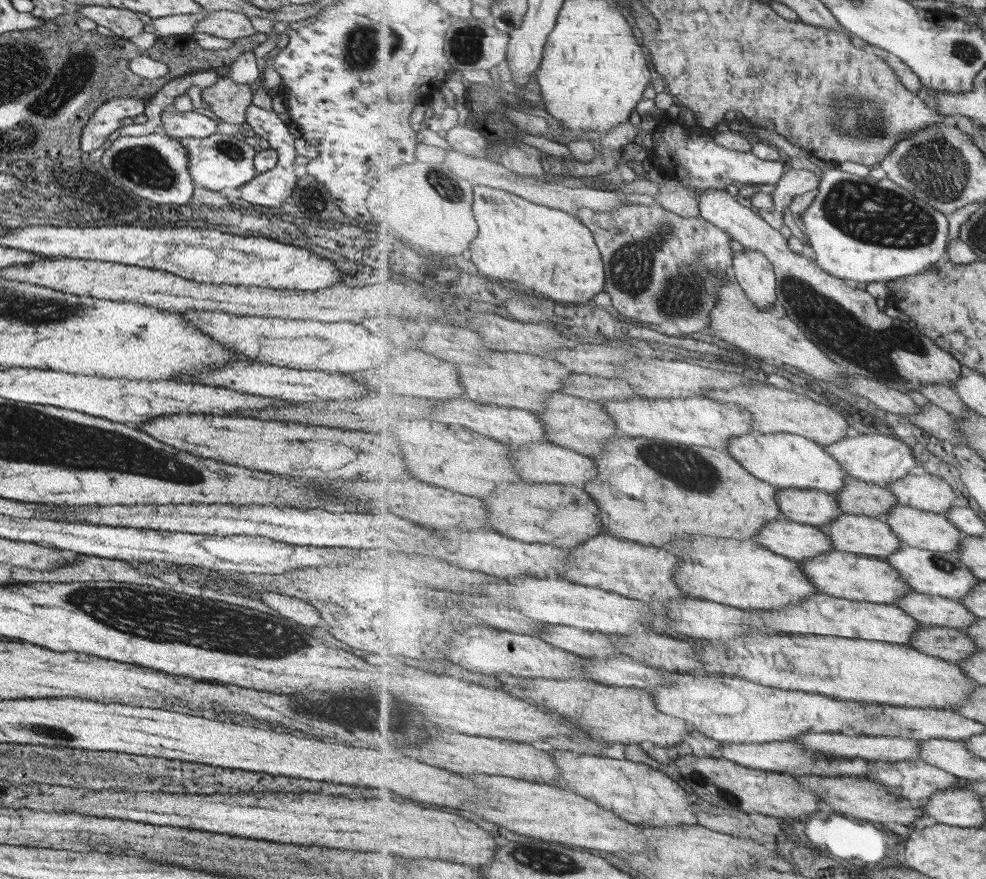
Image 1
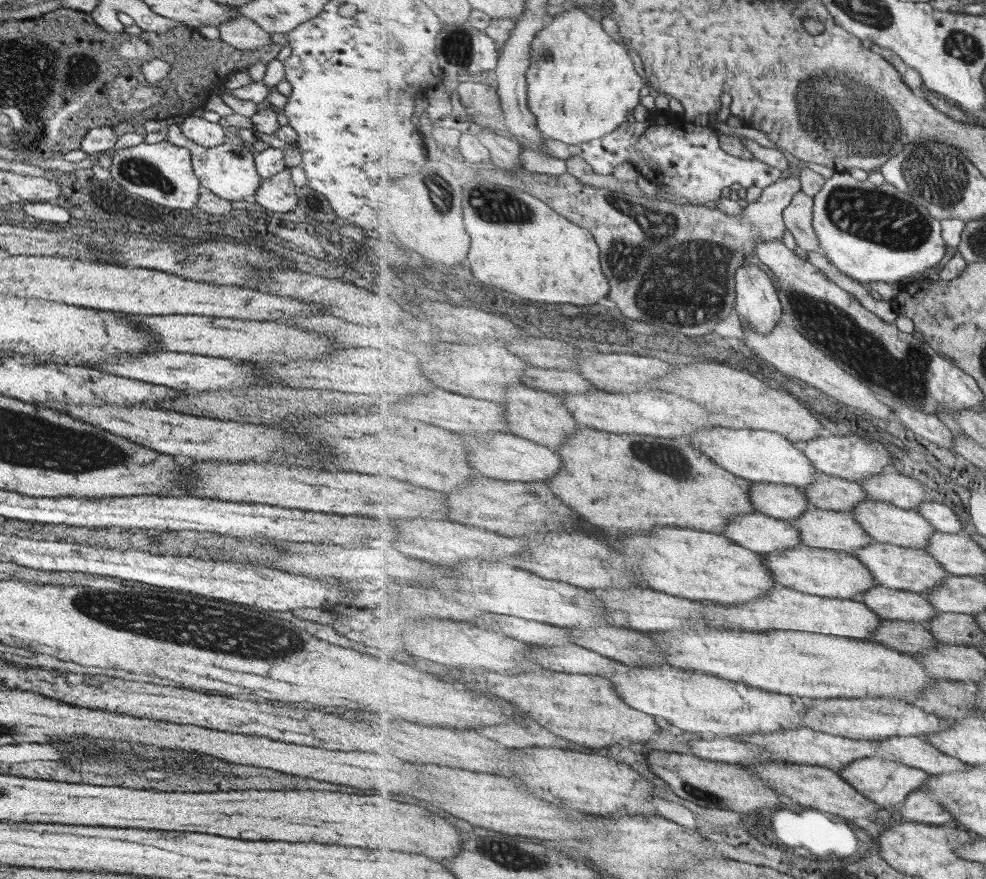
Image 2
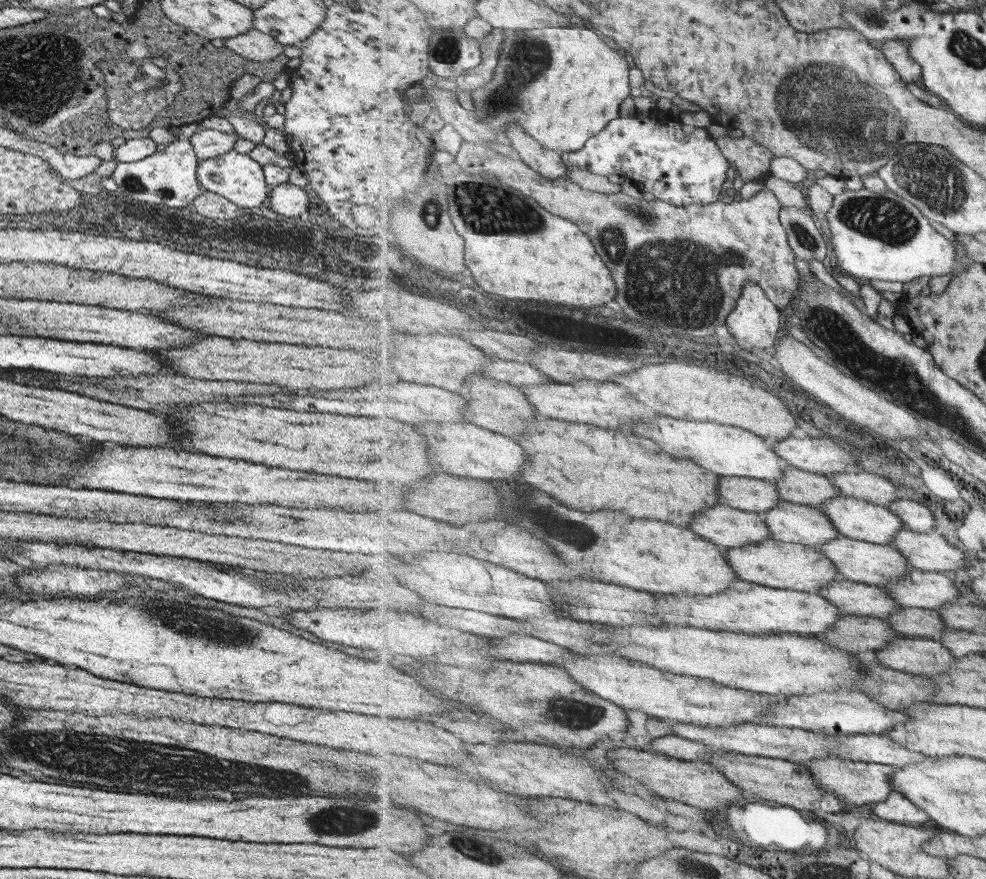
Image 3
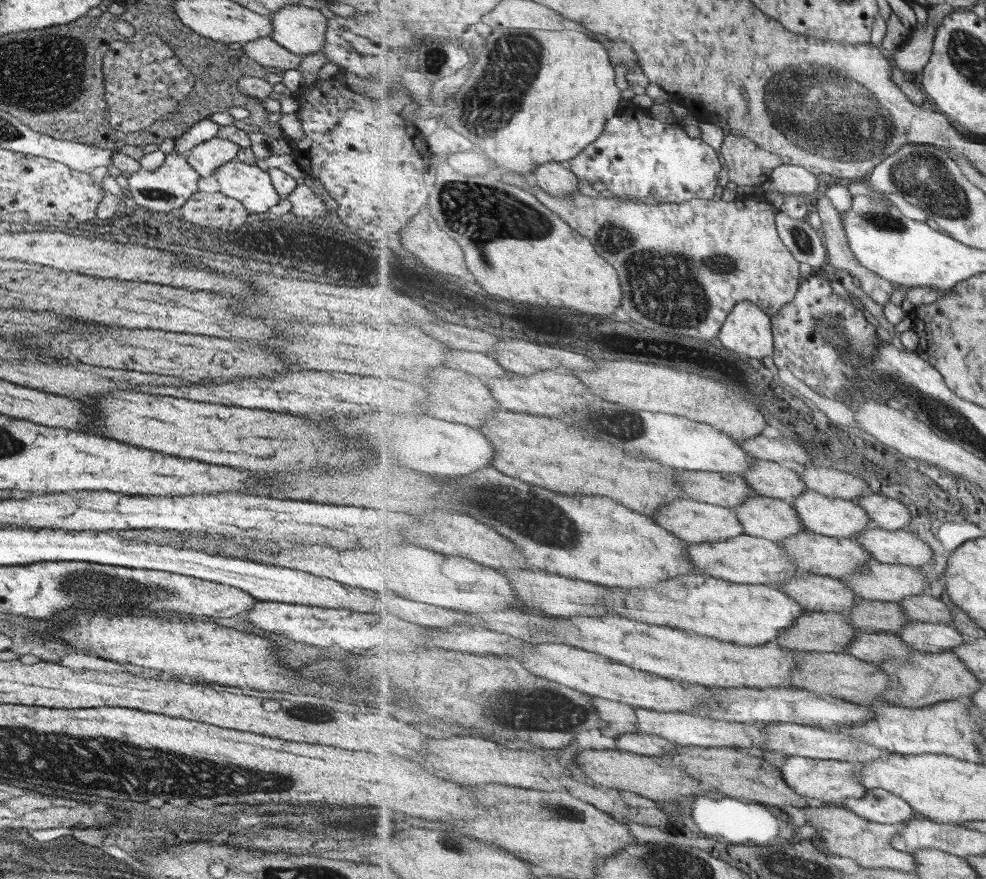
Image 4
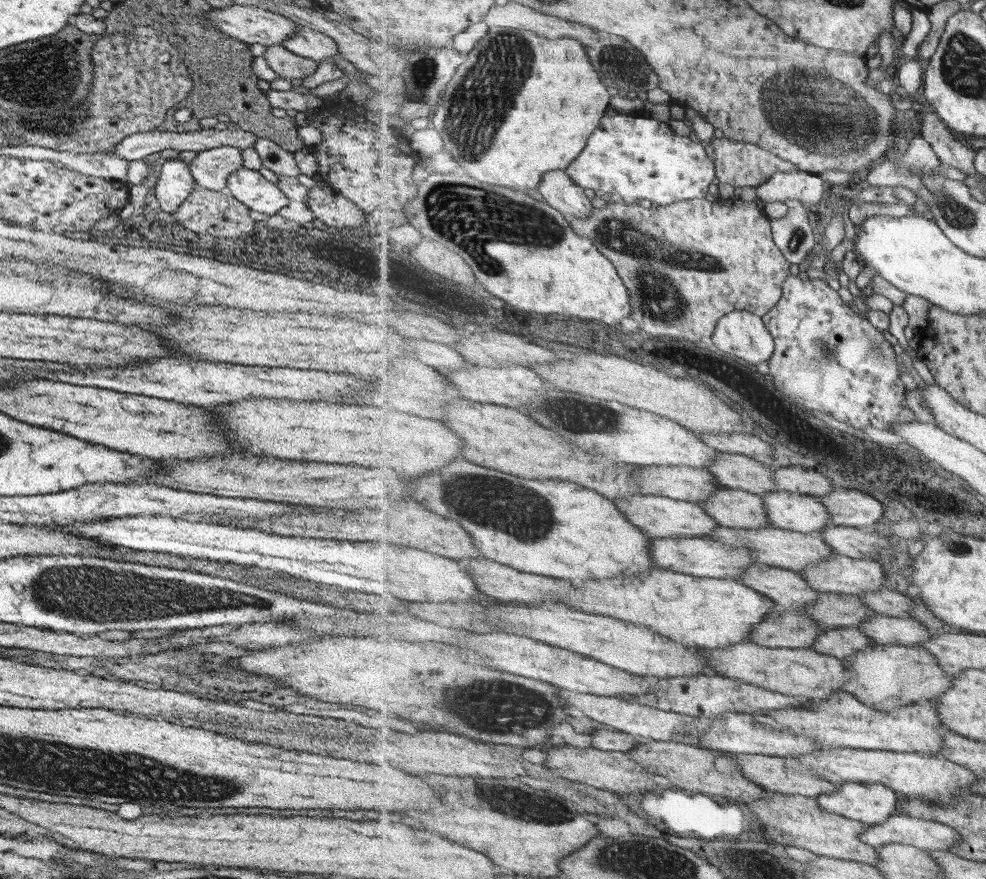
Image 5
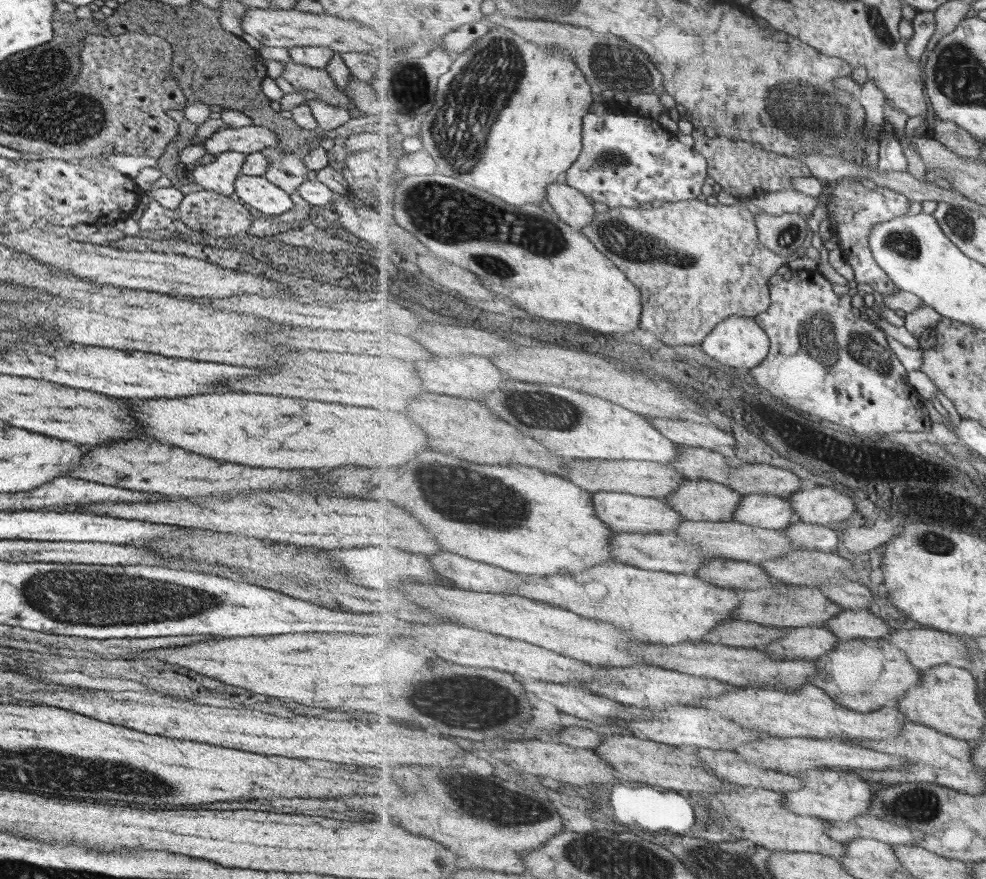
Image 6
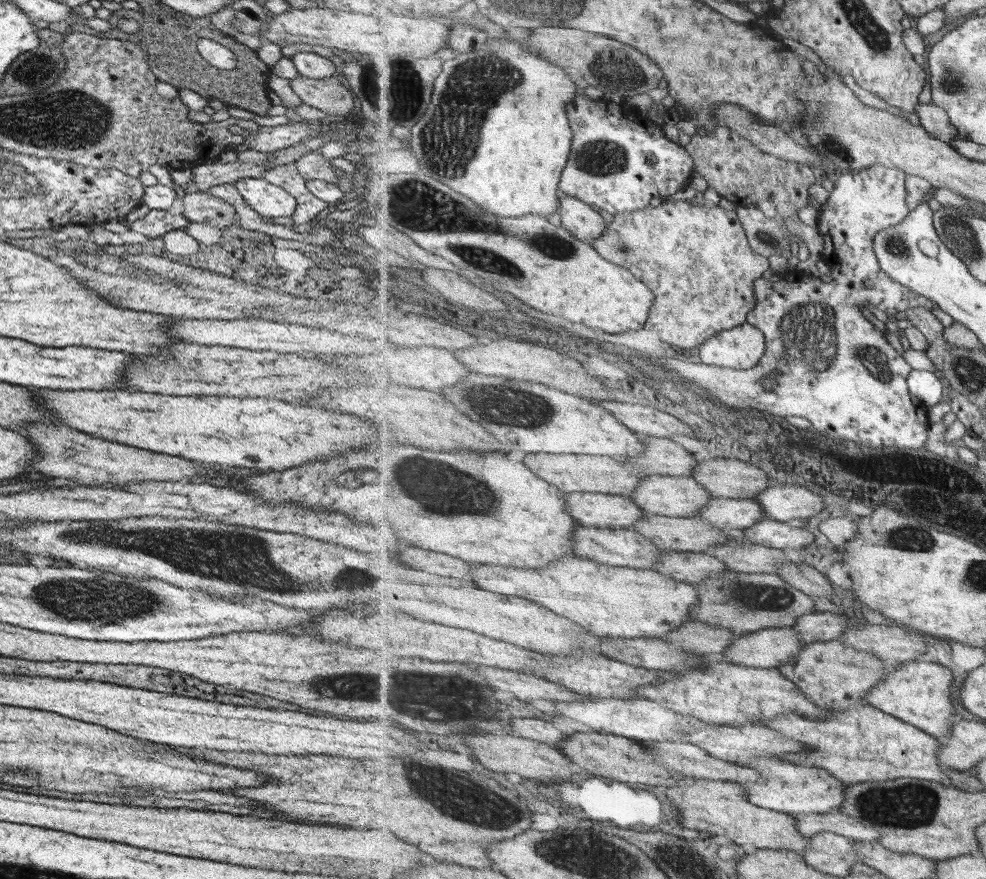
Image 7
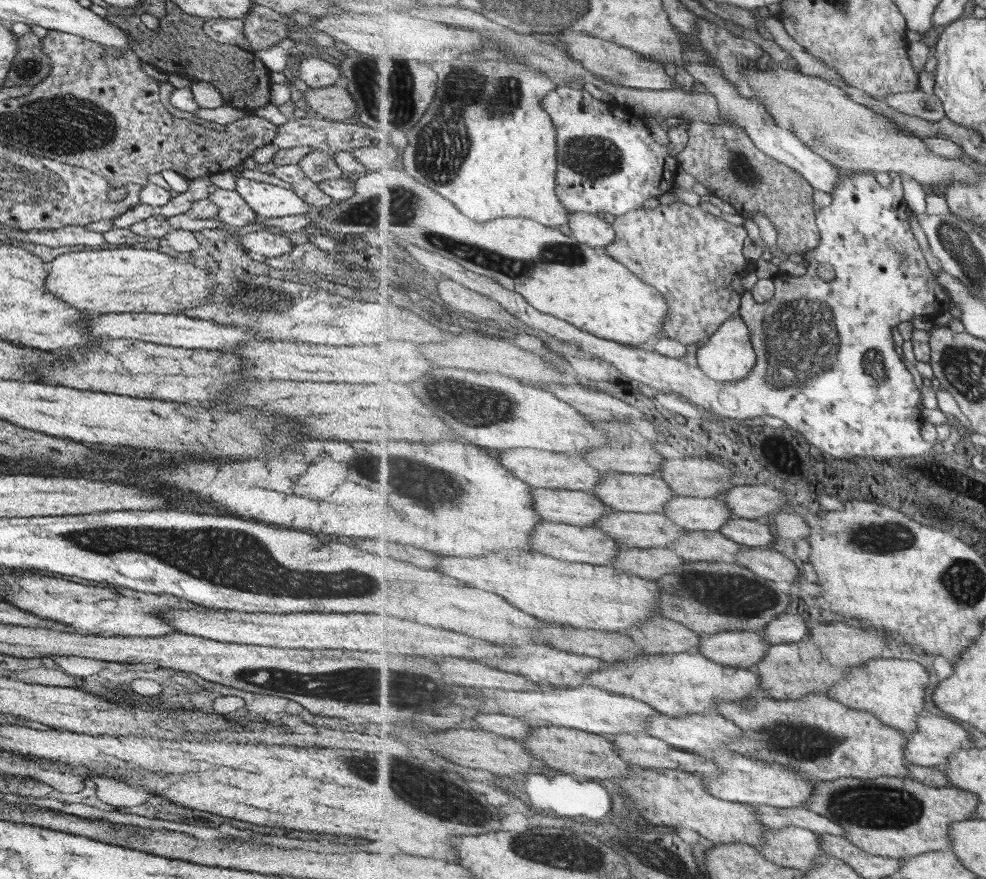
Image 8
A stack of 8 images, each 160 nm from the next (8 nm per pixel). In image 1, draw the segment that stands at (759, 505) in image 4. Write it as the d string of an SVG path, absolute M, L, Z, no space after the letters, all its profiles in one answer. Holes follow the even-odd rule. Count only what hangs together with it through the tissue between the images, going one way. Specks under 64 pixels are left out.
M845 512L821 530L834 540L834 548L843 552L885 558L905 546L891 525L878 517Z

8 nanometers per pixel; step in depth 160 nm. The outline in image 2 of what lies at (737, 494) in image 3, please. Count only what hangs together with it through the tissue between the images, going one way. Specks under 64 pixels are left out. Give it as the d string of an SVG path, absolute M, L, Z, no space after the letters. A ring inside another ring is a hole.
M752 482L750 495L757 511L786 521L803 516L813 507L804 488L795 485Z

